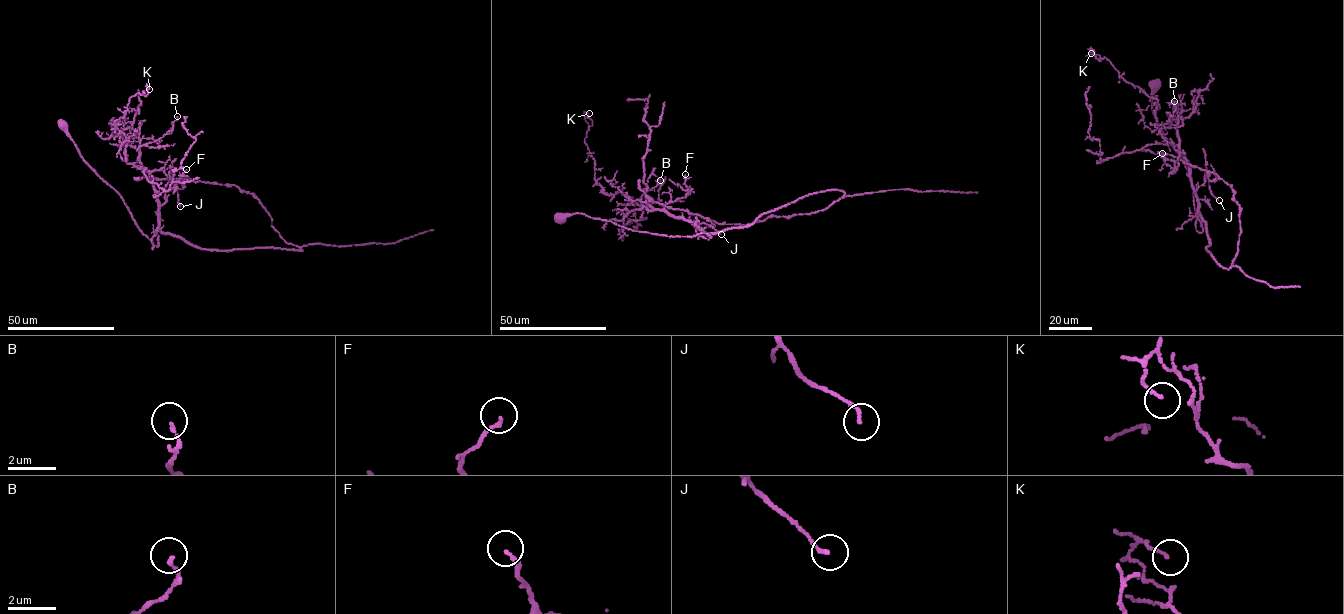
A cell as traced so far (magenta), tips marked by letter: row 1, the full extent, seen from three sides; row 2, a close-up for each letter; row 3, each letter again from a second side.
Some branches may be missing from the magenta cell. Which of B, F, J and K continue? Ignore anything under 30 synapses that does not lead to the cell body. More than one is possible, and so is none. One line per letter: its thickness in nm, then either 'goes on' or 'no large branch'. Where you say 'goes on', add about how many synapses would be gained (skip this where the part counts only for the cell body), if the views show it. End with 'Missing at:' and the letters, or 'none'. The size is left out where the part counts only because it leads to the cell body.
B: 120 nm | no large branch
F: 150 nm | no large branch
J: 140 nm | no large branch
K: 110 nm | no large branch
Missing at: none

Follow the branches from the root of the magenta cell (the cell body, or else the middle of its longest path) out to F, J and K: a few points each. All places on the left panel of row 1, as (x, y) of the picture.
F: (64, 125), (80, 155), (157, 246), (150, 172), (162, 170), (175, 182), (186, 169)
J: (64, 125), (80, 155), (119, 194), (139, 229), (156, 246), (158, 211), (169, 182), (176, 185), (180, 206)
K: (64, 125), (80, 155), (157, 246), (154, 182), (127, 163), (128, 138), (113, 129), (130, 98), (149, 89)

